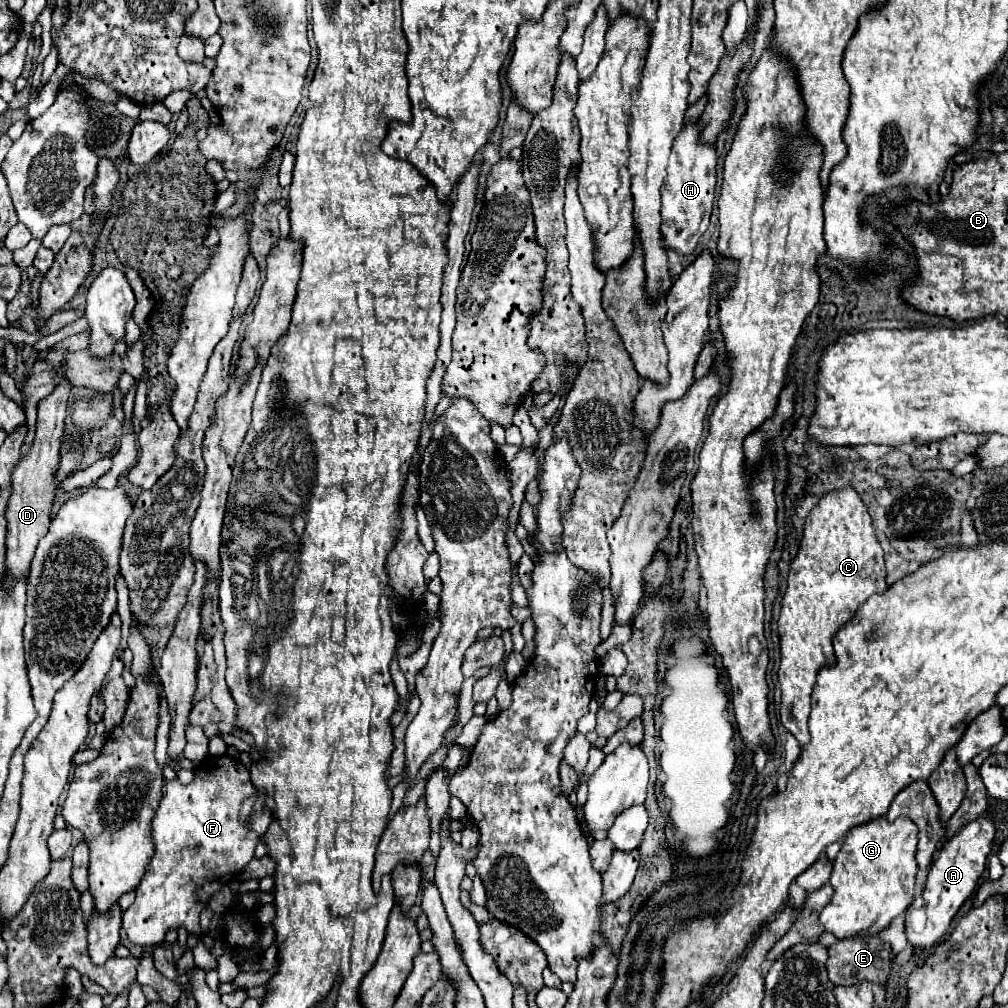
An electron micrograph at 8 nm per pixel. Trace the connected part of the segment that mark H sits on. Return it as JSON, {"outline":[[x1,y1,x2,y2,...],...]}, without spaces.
{"outline":[[697,122,683,126,681,134,673,142,665,184,661,186,661,236,665,246,681,256,689,256,695,252,699,238,709,226,709,216,715,198,715,166,717,150,715,146,699,144]]}

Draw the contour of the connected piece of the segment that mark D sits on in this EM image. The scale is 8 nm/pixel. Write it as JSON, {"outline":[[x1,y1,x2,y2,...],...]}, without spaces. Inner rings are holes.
{"outline":[[61,380,53,394,45,396,37,406,37,424,35,424,35,440,29,448,29,452,19,458,17,466,11,474,11,496,7,504,7,578,19,578,29,572,37,542,47,534,47,526,51,520,51,504,55,500,55,482,53,474,57,470,59,462,59,440,65,426,67,416,67,400,71,394,69,380]]}

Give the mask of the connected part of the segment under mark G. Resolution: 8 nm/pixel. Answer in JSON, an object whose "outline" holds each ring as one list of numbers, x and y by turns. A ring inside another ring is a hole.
{"outline":[[877,818,855,826,845,836,833,862,829,884,835,892,819,916,825,930,837,938,849,938,859,932,877,934,885,930,893,918,903,914,915,894,915,876,919,870,915,864,917,842,917,826,913,826,909,818,897,818,895,822]]}

